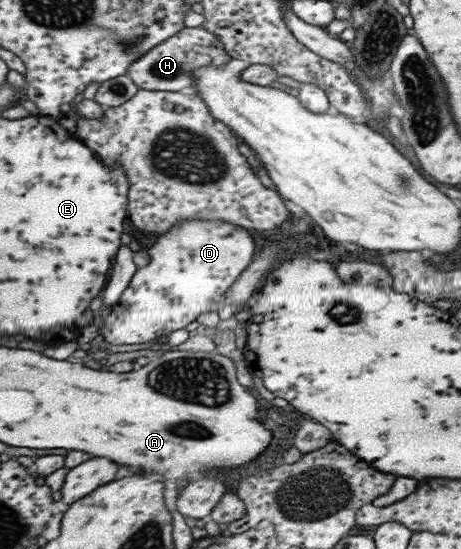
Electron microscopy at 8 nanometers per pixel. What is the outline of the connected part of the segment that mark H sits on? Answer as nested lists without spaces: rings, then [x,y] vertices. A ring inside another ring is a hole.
[[[201,27],[179,29],[172,37],[140,56],[128,67],[126,75],[141,90],[191,92],[194,88],[191,71],[204,66],[225,64],[231,57],[224,51],[222,42]]]

